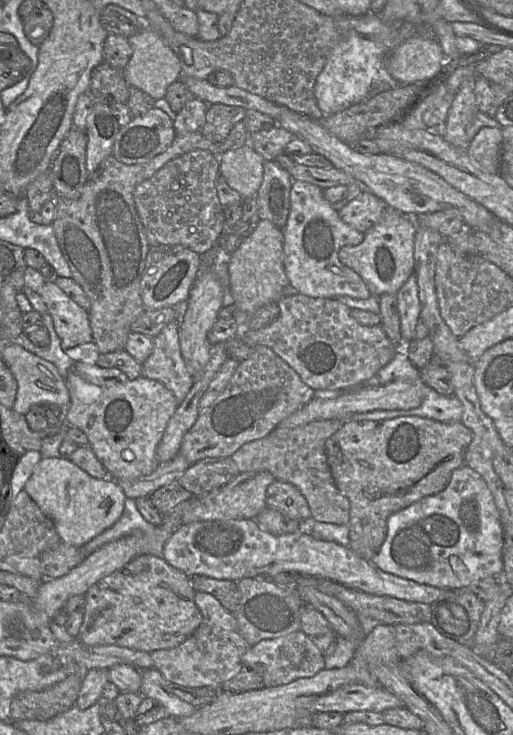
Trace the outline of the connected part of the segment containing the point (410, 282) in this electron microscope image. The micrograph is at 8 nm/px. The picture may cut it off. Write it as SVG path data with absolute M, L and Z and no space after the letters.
M415 273L407 279L396 296L402 339L407 343L414 338L416 326L420 321L421 303Z

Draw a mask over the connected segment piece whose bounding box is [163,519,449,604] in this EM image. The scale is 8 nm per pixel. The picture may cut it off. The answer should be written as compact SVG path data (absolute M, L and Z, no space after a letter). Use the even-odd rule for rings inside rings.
M255 519L181 524L165 542L163 557L170 565L188 577L203 575L215 579L238 581L242 578L306 575L331 580L376 596L426 604L434 603L449 591L449 589L420 584L385 572L372 562L358 556L349 546L320 540L309 532L270 534L260 529Z

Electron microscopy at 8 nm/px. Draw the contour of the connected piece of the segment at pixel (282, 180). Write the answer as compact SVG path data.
M275 160L265 161L263 180L256 193L258 214L283 229L290 212L290 191L293 179Z

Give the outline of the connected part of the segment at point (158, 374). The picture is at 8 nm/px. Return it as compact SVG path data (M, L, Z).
M180 319L166 325L153 338L153 351L142 364L142 376L161 382L181 404L195 379L181 355L179 326Z

